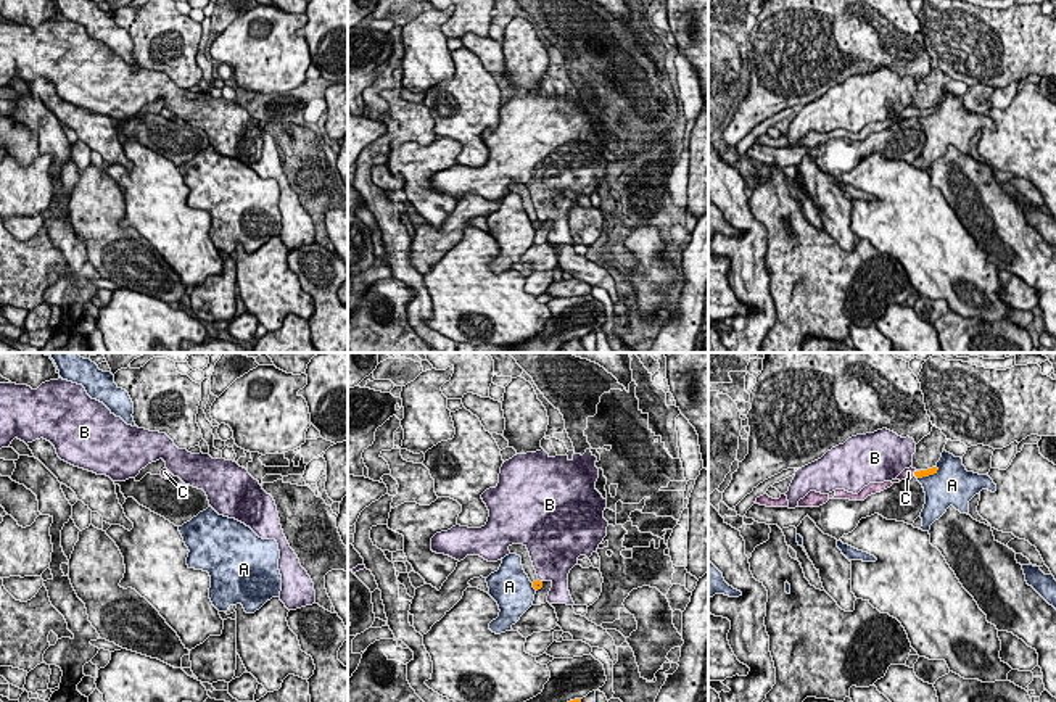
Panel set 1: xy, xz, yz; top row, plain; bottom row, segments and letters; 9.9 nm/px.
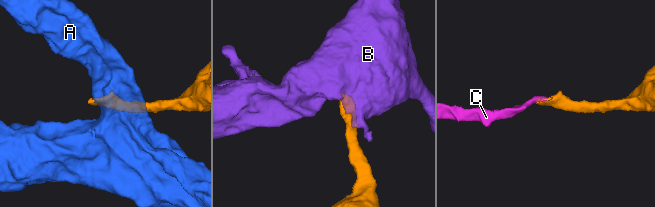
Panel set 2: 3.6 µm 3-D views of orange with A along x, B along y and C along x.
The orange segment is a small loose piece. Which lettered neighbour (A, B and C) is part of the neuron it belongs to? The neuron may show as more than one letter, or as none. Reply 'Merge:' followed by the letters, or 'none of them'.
Merge: C

